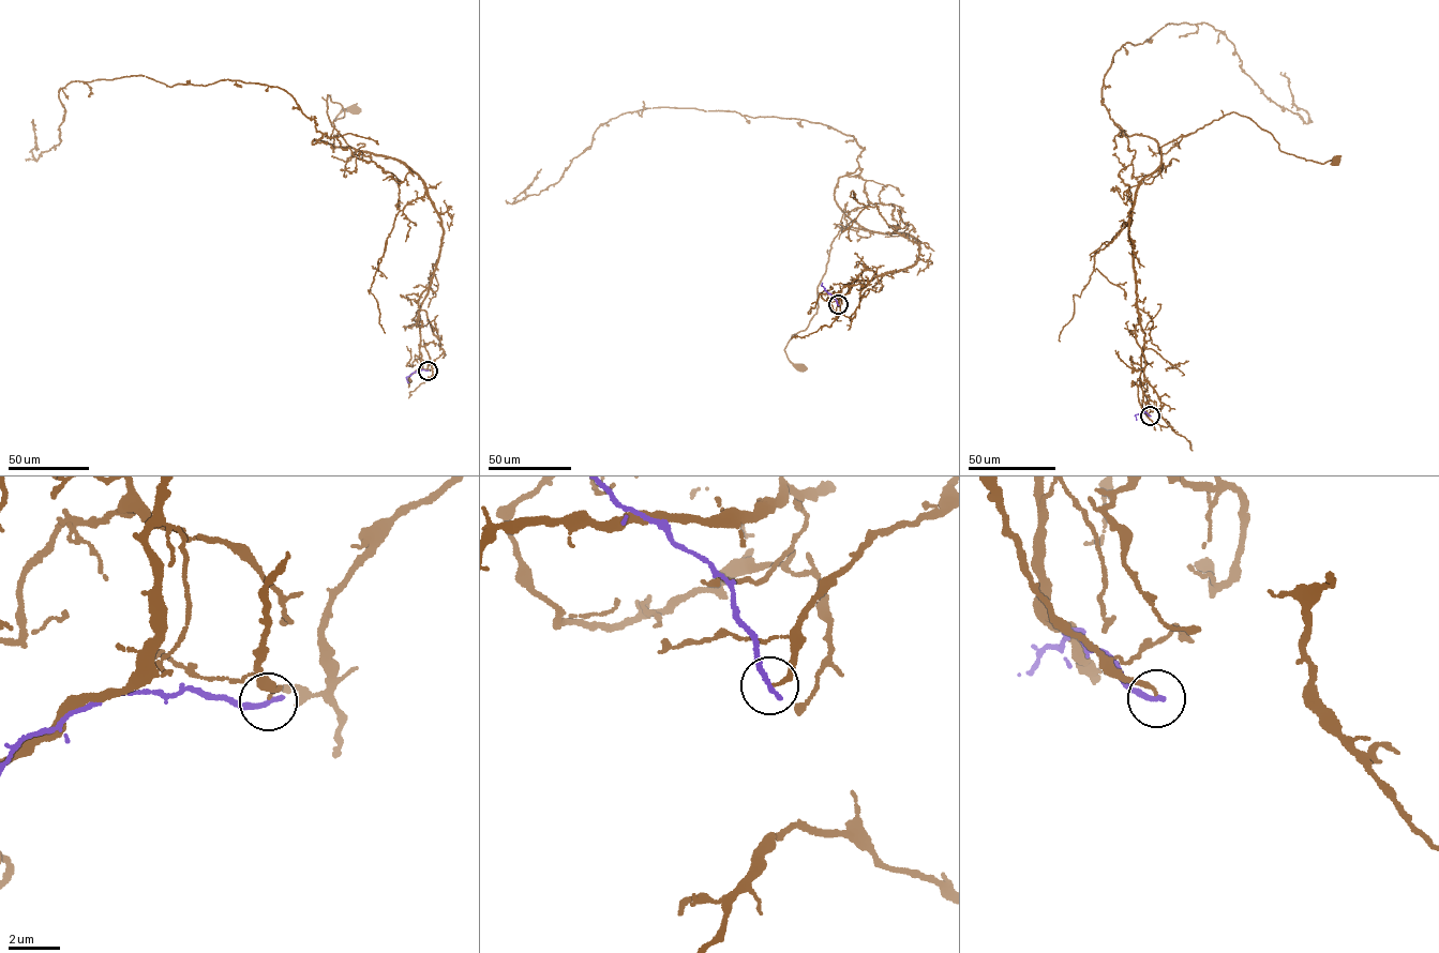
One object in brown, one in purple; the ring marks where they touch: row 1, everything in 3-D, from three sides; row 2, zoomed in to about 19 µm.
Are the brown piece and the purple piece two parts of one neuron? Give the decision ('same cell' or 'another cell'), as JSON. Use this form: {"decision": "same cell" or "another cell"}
{"decision": "another cell"}

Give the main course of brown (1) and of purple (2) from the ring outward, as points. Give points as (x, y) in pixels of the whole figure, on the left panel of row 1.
1: (428, 371), (418, 312), (443, 223), (402, 162), (349, 146), (327, 95), (344, 109), (334, 120), (355, 108)
2: (428, 371), (416, 371), (406, 377), (408, 382)

